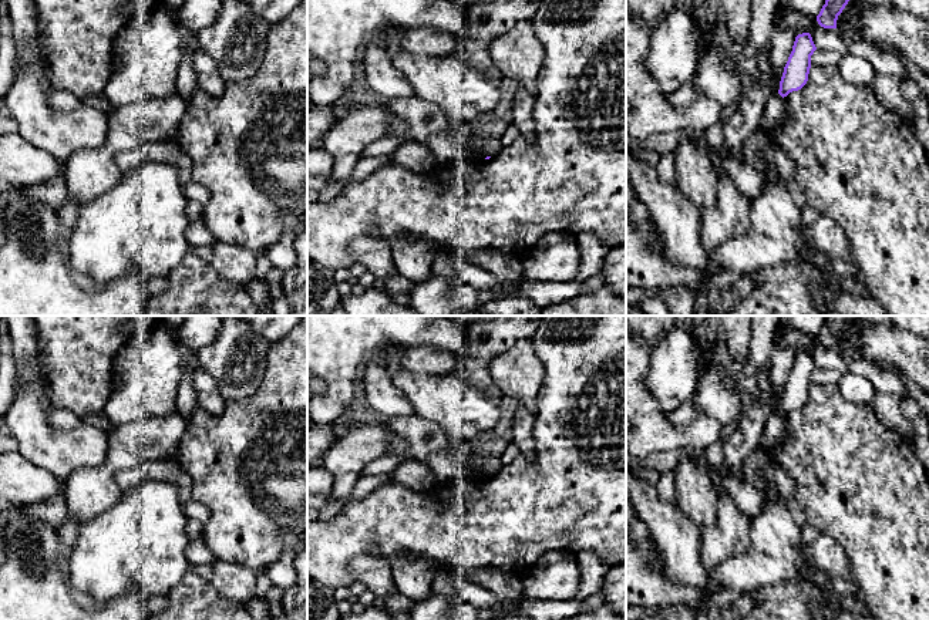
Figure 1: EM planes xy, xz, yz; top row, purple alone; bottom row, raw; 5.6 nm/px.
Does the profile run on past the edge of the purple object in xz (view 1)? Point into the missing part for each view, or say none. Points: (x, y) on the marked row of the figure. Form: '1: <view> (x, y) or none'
1: none

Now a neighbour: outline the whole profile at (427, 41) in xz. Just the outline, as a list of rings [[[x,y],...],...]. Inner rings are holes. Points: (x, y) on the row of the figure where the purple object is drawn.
[[[407,28],[401,50],[421,55],[447,57],[461,50],[461,37],[437,28]]]

